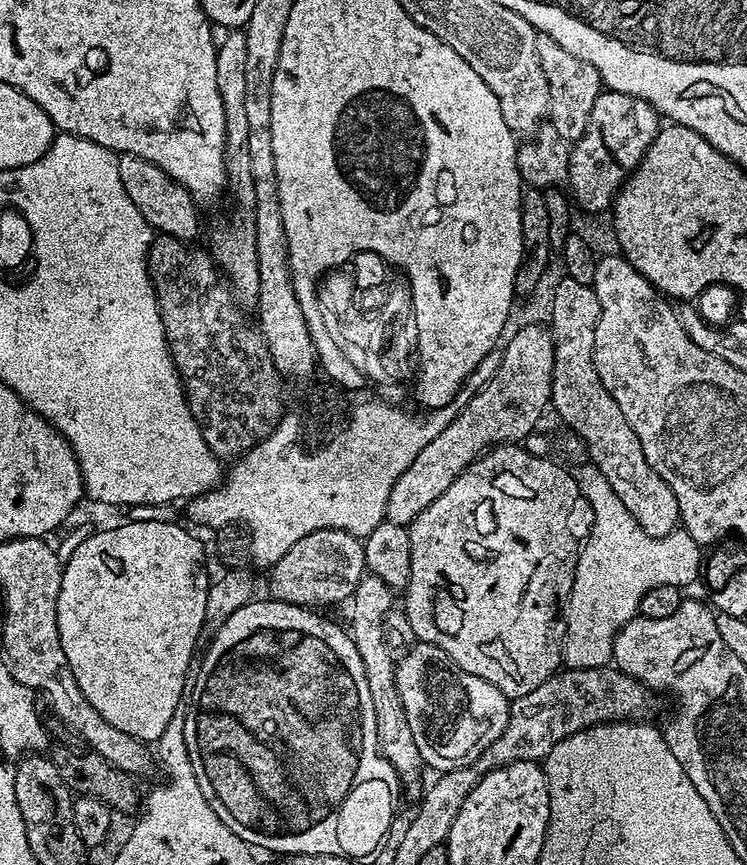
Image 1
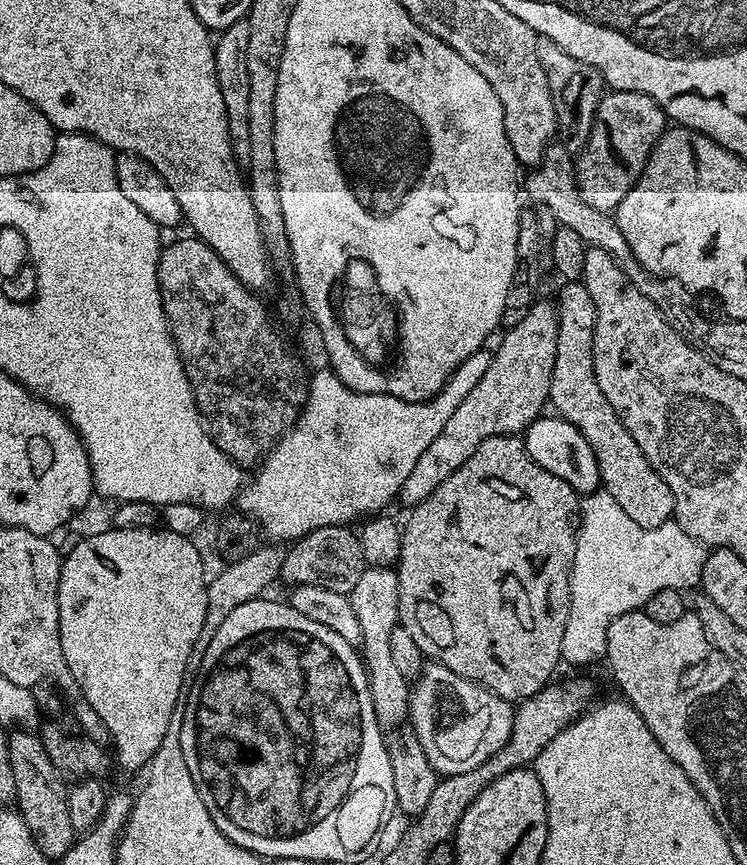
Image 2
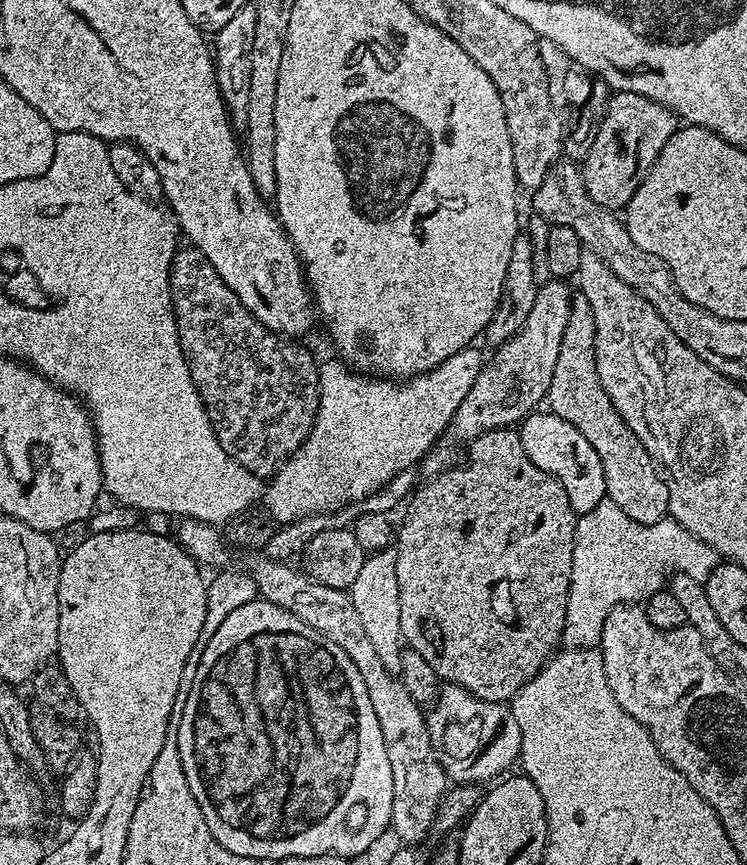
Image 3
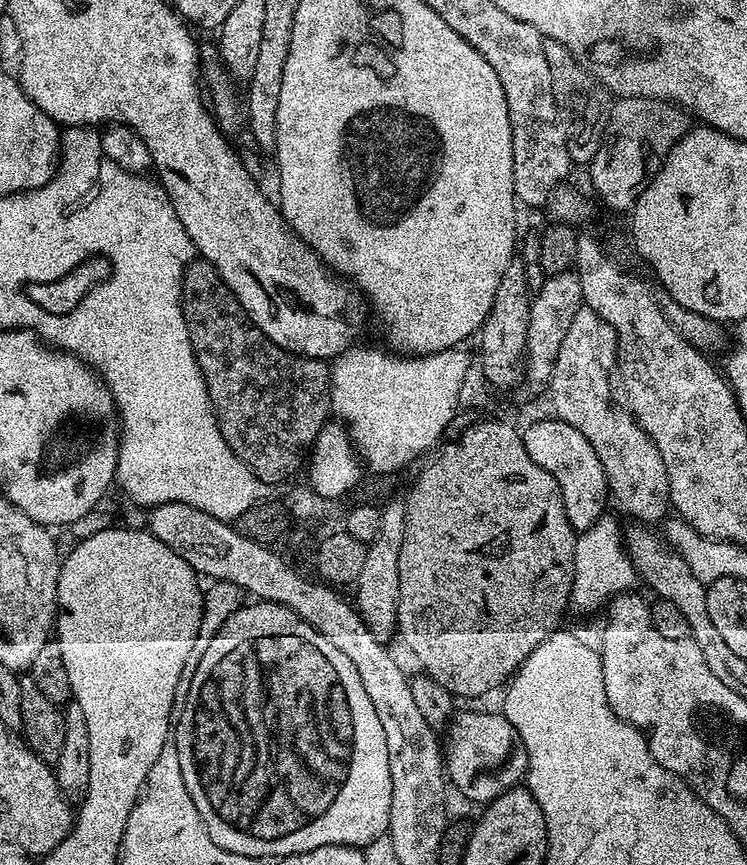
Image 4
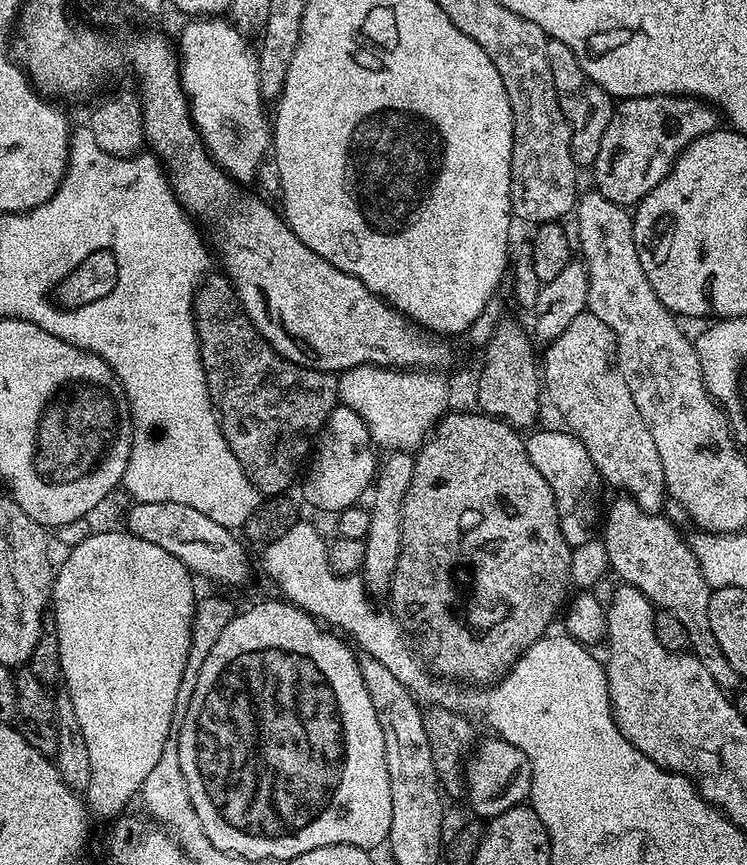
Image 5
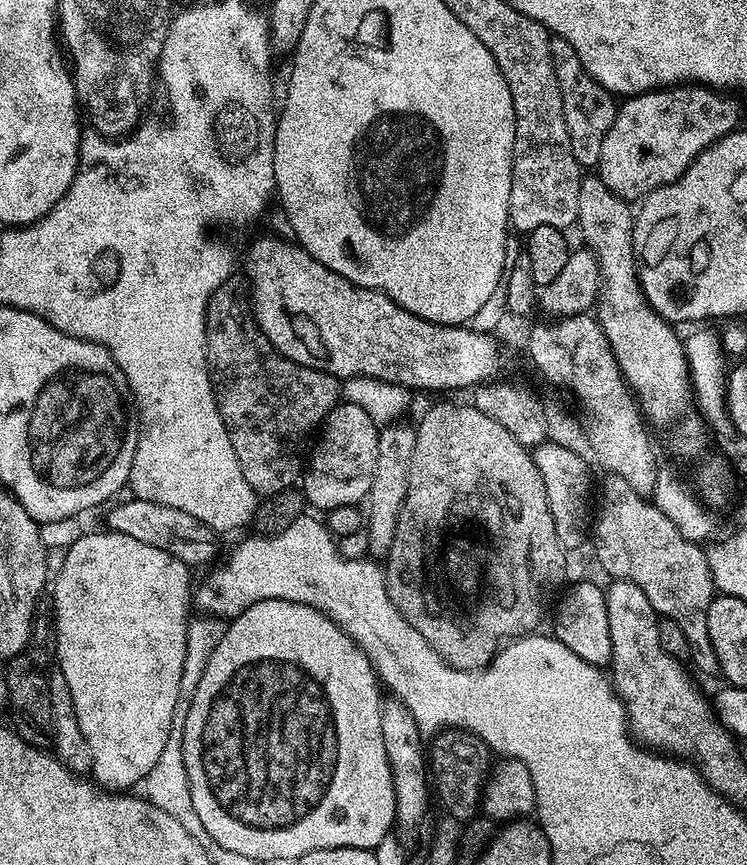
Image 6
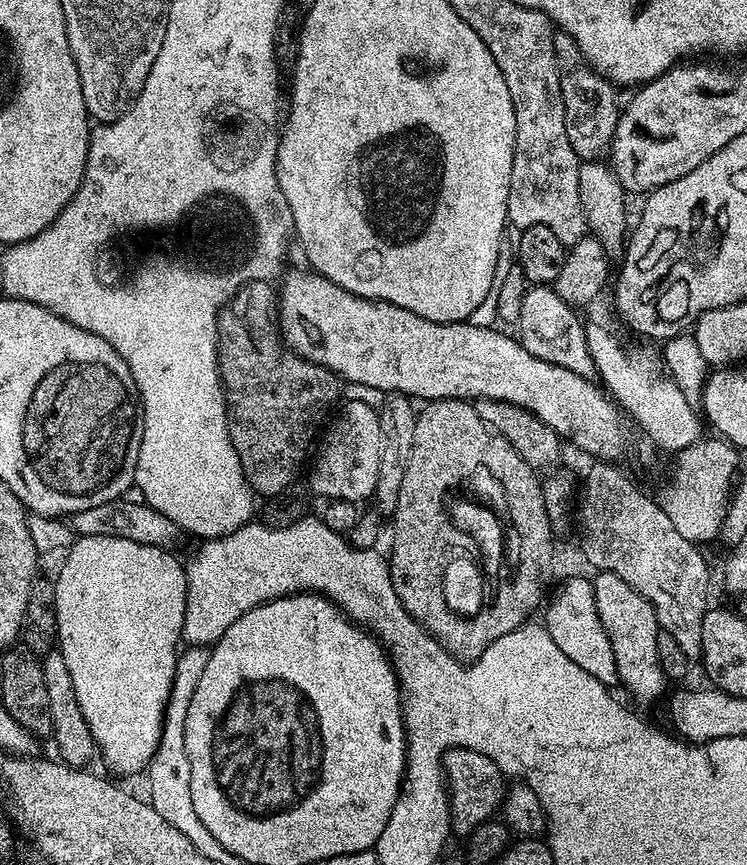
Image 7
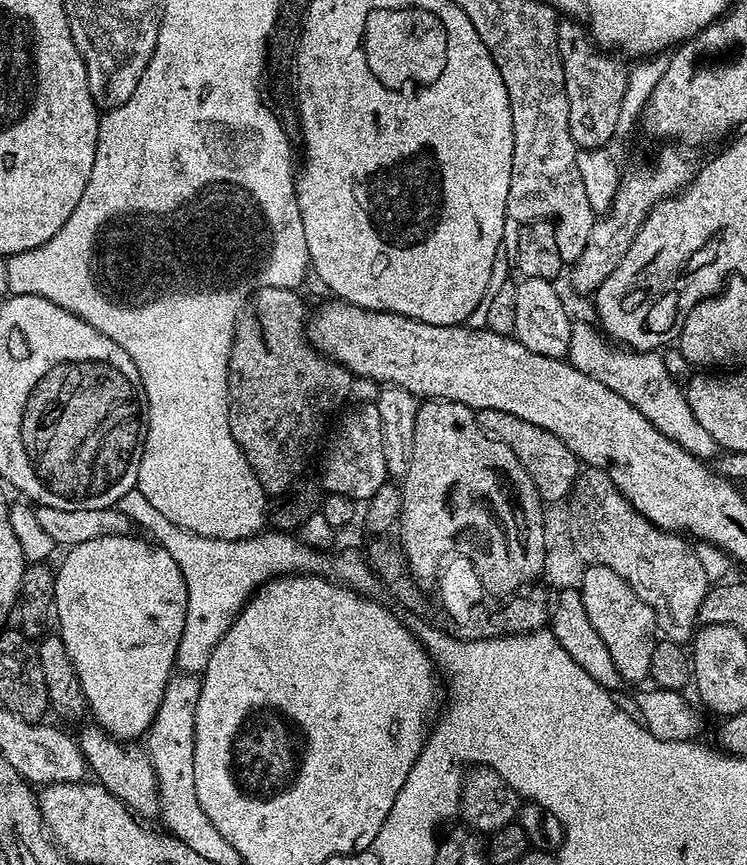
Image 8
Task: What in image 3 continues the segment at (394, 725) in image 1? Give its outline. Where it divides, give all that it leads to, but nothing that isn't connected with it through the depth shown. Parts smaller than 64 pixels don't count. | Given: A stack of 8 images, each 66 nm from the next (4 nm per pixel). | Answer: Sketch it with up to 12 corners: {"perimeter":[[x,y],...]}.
{"perimeter":[[398,554],[365,555],[350,595],[382,666],[404,644]]}

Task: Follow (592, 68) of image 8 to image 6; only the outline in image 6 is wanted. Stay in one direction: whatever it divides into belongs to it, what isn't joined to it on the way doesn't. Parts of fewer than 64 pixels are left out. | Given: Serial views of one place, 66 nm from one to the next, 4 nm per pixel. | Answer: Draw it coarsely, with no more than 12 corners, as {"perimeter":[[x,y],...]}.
{"perimeter":[[566,38],[550,58],[570,150],[599,165],[618,100],[582,66]]}

